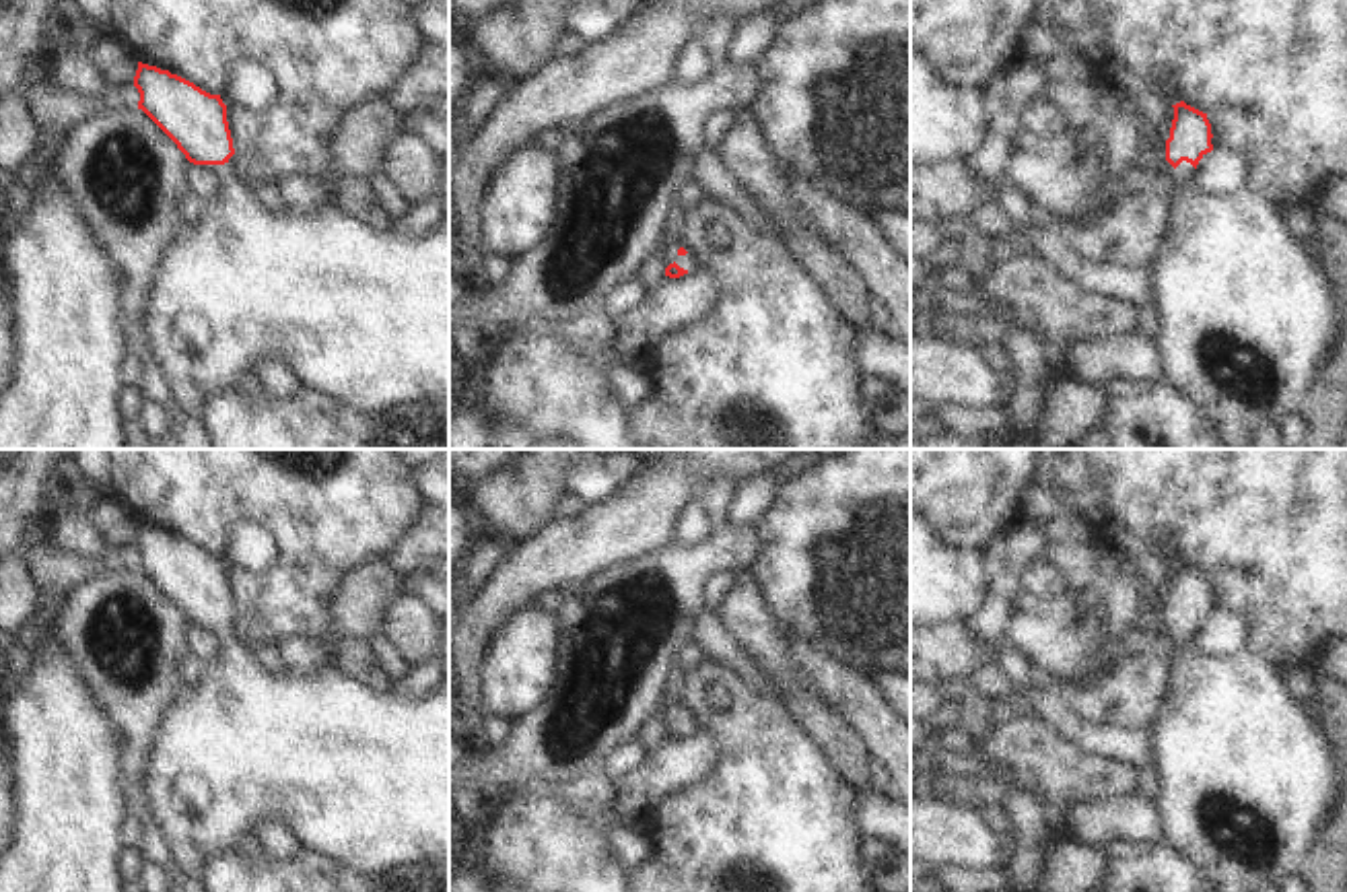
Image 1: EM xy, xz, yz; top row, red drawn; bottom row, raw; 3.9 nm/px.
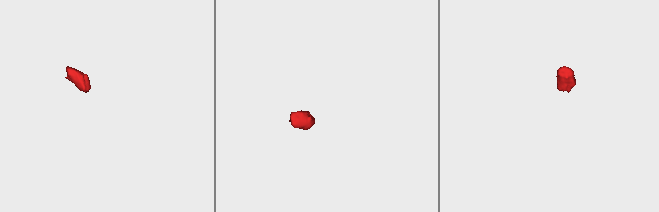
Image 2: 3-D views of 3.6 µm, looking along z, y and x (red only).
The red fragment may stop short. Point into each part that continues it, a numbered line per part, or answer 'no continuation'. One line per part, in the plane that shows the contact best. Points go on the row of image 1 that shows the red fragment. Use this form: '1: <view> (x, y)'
1: yz (1247, 314)

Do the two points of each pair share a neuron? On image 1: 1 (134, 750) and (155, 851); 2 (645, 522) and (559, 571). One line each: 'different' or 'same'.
1: same
2: same

